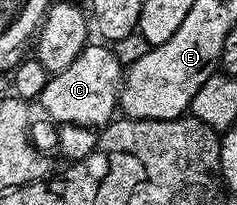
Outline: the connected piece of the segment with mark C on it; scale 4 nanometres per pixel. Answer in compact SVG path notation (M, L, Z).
M87 44L69 67L52 74L39 98L39 105L45 108L46 115L61 125L57 133L65 137L61 141L61 153L65 157L71 156L77 145L77 153L81 156L78 158L88 158L92 154L89 152L98 148L101 130L109 126L119 109L123 66L108 44L96 44Z

